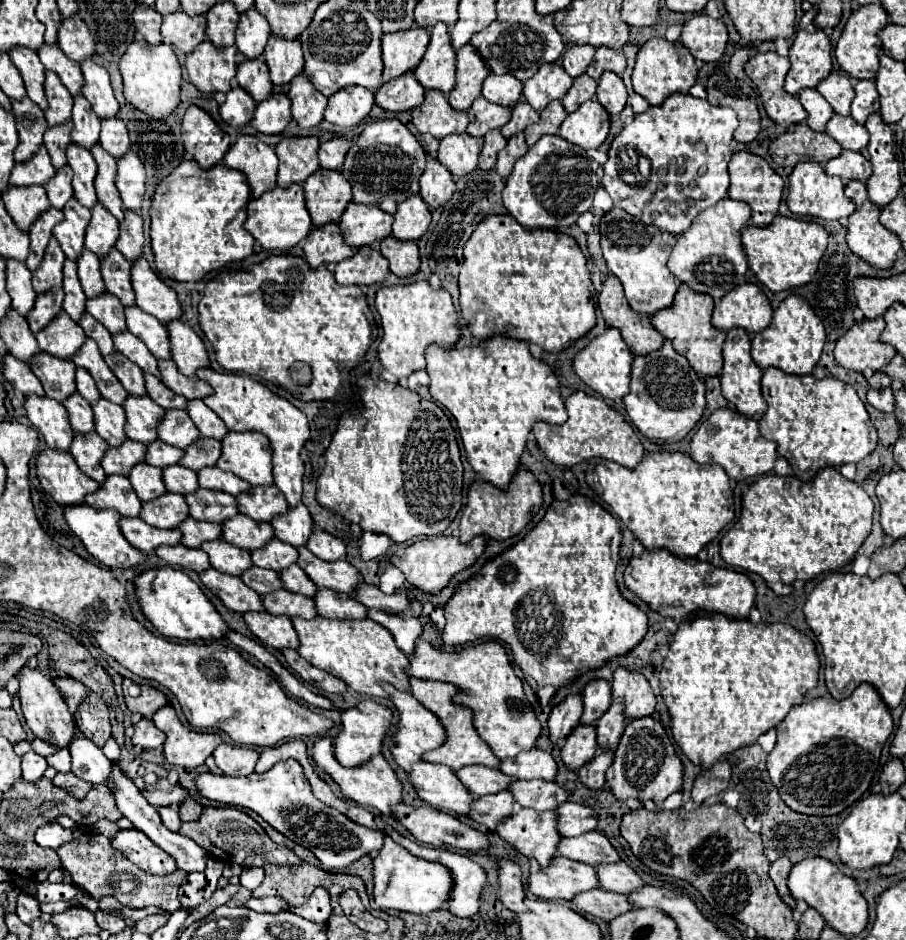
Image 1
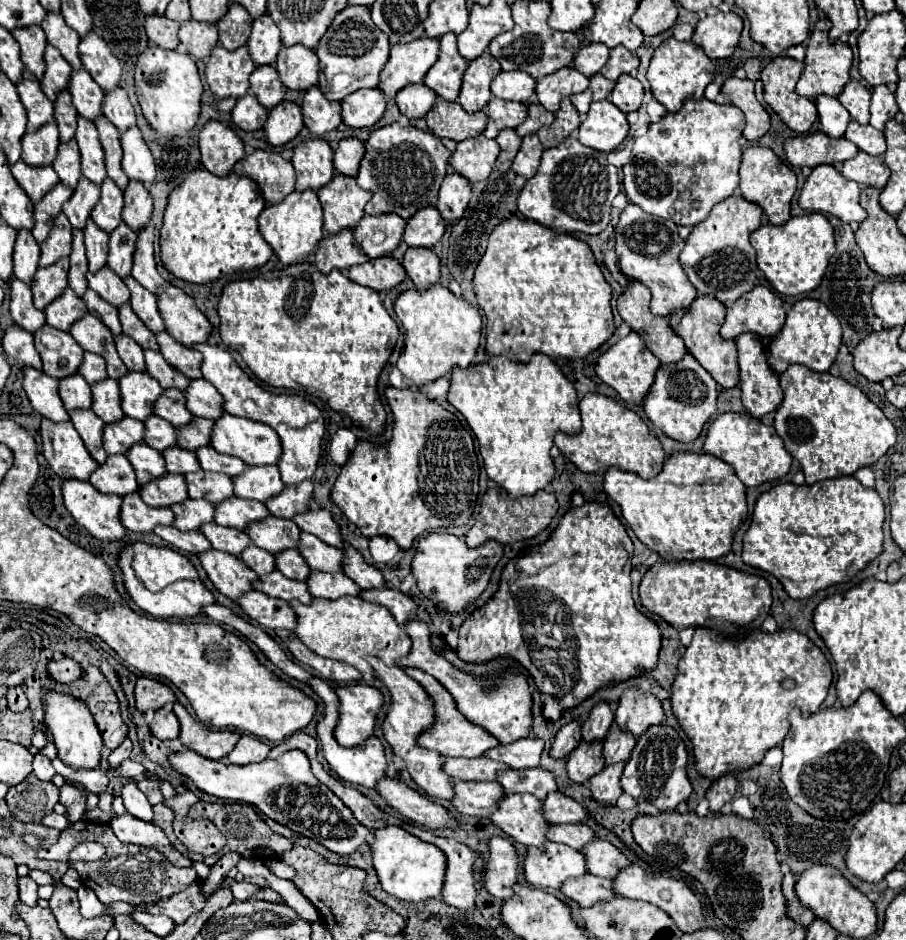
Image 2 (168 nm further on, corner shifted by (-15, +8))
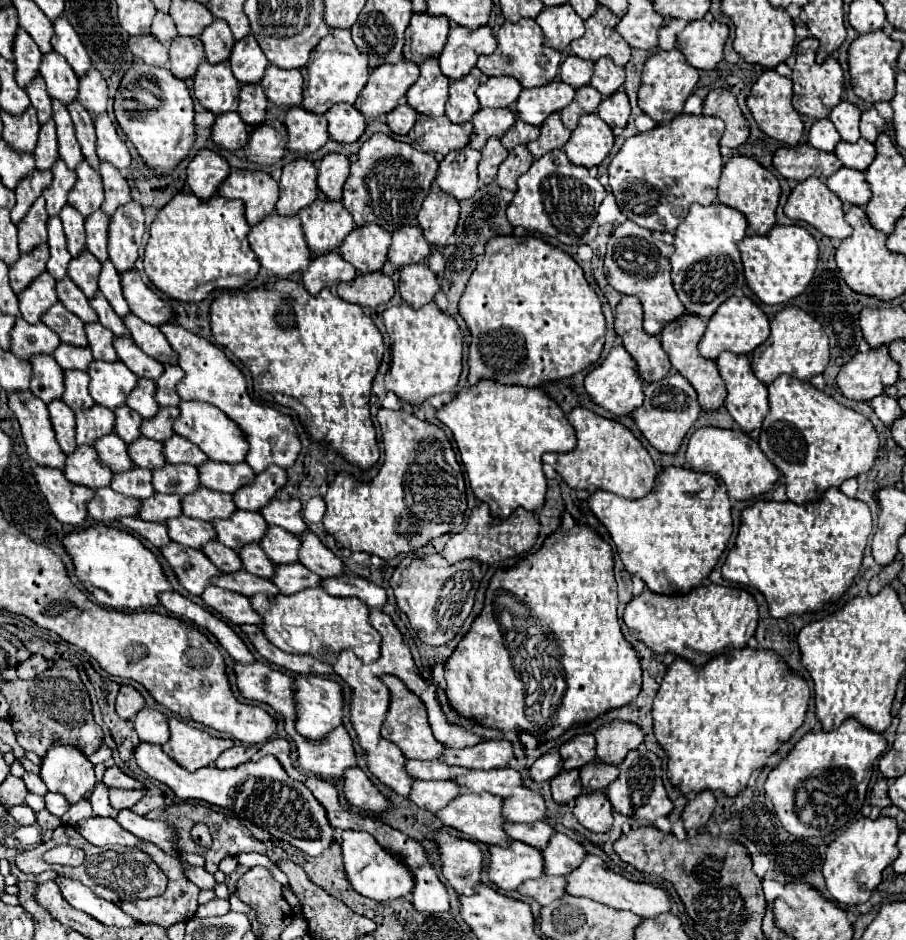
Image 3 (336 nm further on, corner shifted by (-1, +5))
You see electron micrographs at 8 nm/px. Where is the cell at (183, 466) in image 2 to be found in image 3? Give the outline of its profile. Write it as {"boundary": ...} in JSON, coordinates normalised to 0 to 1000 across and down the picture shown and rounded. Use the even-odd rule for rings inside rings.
{"boundary":[[[155,464],[152,468],[148,468],[148,472],[141,472],[143,479],[143,489],[146,494],[155,496],[155,498],[177,498],[181,494],[181,485],[179,485],[179,472],[170,470],[166,466]]]}

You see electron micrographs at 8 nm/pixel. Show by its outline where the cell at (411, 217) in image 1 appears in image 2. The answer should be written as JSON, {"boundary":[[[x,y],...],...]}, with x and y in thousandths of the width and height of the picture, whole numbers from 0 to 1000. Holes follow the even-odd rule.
{"boundary":[[[468,220],[461,222],[448,239],[446,256],[450,263],[479,263],[492,244],[492,235],[486,231],[486,224],[481,220]]]}

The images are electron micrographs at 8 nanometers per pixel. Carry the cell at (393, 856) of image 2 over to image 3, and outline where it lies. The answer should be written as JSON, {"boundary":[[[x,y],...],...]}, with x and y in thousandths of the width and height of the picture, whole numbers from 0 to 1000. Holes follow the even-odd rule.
{"boundary":[[[380,883],[377,887],[377,915],[380,915],[380,928],[386,938],[386,943],[415,960],[435,957],[444,953],[453,953],[457,945],[457,934],[453,926],[433,909],[428,909],[406,885],[393,885],[393,883]]]}

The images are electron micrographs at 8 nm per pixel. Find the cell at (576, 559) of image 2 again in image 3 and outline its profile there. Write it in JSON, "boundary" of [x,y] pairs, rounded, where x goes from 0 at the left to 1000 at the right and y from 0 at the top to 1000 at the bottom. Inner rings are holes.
{"boundary":[[[634,560],[625,568],[620,568],[620,564],[616,564],[614,568],[609,568],[609,570],[603,572],[603,577],[598,579],[598,583],[592,589],[581,591],[565,606],[550,606],[543,613],[541,623],[536,628],[536,638],[534,638],[534,647],[532,647],[530,655],[521,662],[519,672],[508,681],[506,689],[501,691],[501,696],[497,698],[497,702],[494,702],[492,711],[490,711],[492,726],[494,726],[492,740],[494,740],[497,751],[510,764],[525,766],[532,772],[550,774],[550,777],[556,777],[556,779],[561,779],[561,777],[583,779],[583,781],[592,783],[594,789],[605,789],[605,787],[614,787],[616,783],[620,783],[631,772],[649,770],[656,764],[664,762],[667,757],[680,755],[680,753],[693,749],[706,736],[709,711],[706,711],[702,691],[687,677],[684,662],[682,662],[682,655],[680,655],[680,647],[682,647],[682,634],[680,634],[675,583],[656,564],[651,564],[649,560]]]}

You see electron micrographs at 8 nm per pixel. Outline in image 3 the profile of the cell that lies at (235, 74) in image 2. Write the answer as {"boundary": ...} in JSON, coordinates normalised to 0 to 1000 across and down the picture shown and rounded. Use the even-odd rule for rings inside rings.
{"boundary":[[[223,64],[214,81],[214,102],[221,113],[234,121],[260,119],[263,117],[265,87],[256,81],[254,68],[230,68]]]}

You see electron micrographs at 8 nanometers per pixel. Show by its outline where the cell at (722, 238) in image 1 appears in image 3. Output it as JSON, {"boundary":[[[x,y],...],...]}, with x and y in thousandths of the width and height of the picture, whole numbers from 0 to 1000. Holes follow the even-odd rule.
{"boundary":[[[764,217],[759,230],[746,243],[742,281],[742,300],[748,317],[757,326],[759,334],[781,340],[797,321],[817,313],[821,306],[821,285],[817,279],[815,257],[823,251],[826,236],[815,226],[799,217],[773,219]]]}

